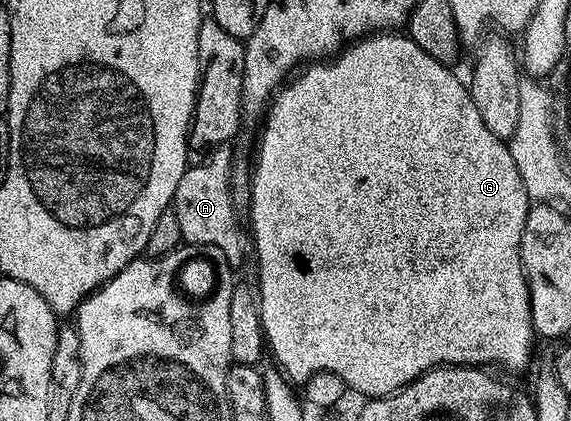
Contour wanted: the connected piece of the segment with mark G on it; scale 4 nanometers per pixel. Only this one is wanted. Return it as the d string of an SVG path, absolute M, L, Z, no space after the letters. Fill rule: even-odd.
M375 33L375 34L373 34L373 35L367 35L367 36L366 36L366 38L364 38L364 39L360 39L360 40L357 40L357 41L355 41L355 42L353 42L353 43L351 43L351 44L349 44L349 45L347 45L347 46L345 46L345 47L343 47L343 48L342 48L342 50L341 50L341 51L339 51L339 52L338 52L338 54L337 54L337 55L335 55L335 56L333 56L333 58L331 58L331 59L330 59L330 60L329 60L329 61L314 61L314 62L311 62L311 63L310 63L310 64L309 64L309 65L306 65L306 66L303 66L303 67L302 67L302 68L301 68L301 70L299 70L299 71L298 71L298 72L297 72L297 74L295 74L295 75L294 75L294 76L293 76L293 78L291 78L291 79L290 79L290 80L289 80L289 81L286 81L286 82L283 82L283 84L282 84L282 86L281 86L281 87L279 87L279 88L278 88L278 90L277 90L277 91L275 91L275 92L274 92L274 94L273 94L273 96L272 96L272 98L271 98L271 100L270 100L270 102L269 102L269 104L268 104L268 110L267 110L267 111L266 111L266 112L265 112L265 115L264 115L264 118L263 118L263 119L262 119L262 120L261 120L261 122L262 122L262 121L263 121L263 123L262 123L262 136L260 136L260 137L259 137L259 139L258 139L258 152L256 152L256 153L255 153L255 155L254 155L254 167L253 167L253 163L252 163L252 174L251 174L251 176L250 176L250 186L249 186L249 188L248 188L248 208L249 208L249 207L250 207L250 227L249 227L249 223L248 223L248 235L249 235L249 238L250 238L250 239L251 239L251 240L252 240L252 255L255 255L255 257L256 257L256 258L258 258L258 283L257 283L257 282L256 282L256 294L257 294L257 297L258 297L258 308L259 308L259 309L260 309L260 321L261 321L261 322L262 322L262 328L263 328L263 329L264 329L264 333L265 333L265 334L266 334L266 346L267 346L267 348L268 348L268 351L269 351L269 354L270 354L270 355L271 355L271 356L272 356L272 355L273 355L273 354L274 354L274 359L275 359L275 360L274 360L274 359L273 359L273 362L274 362L274 363L275 363L275 364L277 364L277 366L278 366L278 367L279 367L279 368L280 368L280 370L281 370L281 372L282 372L282 374L283 374L283 375L285 375L285 376L286 376L286 378L287 378L287 379L289 379L289 380L290 380L290 382L291 382L291 383L293 383L293 384L295 384L295 385L303 385L303 384L304 384L304 383L306 383L306 382L307 382L307 381L308 381L308 379L309 379L309 378L311 378L311 377L312 377L312 375L313 375L313 374L316 374L316 373L320 373L320 372L321 372L321 371L327 371L327 372L328 372L328 373L334 373L334 374L335 374L335 375L336 375L336 376L338 376L338 377L340 377L340 378L342 378L342 379L343 379L343 380L344 380L344 382L346 382L346 386L347 386L347 388L349 388L349 390L350 390L350 391L351 391L351 392L354 392L354 391L359 391L359 393L360 393L360 394L362 394L362 395L366 395L366 396L362 396L362 397L381 397L381 396L384 396L384 395L393 395L393 394L394 394L394 392L396 392L396 391L400 391L400 390L402 390L402 388L403 388L403 387L407 387L407 386L408 386L408 384L409 384L409 383L410 383L410 382L411 382L411 381L413 381L413 379L419 379L419 378L420 378L420 376L421 376L421 375L423 375L423 373L425 373L425 371L431 371L431 370L432 370L432 368L433 368L433 367L444 367L444 366L447 366L447 365L453 365L453 366L455 366L455 367L482 367L482 366L483 366L483 365L490 365L490 364L486 364L486 363L495 363L495 365L496 365L496 366L498 366L498 367L503 367L503 369L504 369L504 370L506 370L506 371L523 371L523 372L525 372L525 371L526 371L526 370L527 370L527 368L529 368L529 366L530 366L530 364L531 364L531 362L532 362L532 360L533 360L533 359L534 359L534 358L535 358L535 355L536 355L536 346L535 346L535 347L534 347L534 342L536 342L536 336L535 336L535 333L534 333L534 326L533 326L533 325L532 325L532 309L531 309L531 308L530 308L530 290L529 290L529 289L528 289L528 285L527 285L527 284L526 284L526 274L525 274L525 273L524 273L524 269L523 269L523 268L522 268L522 258L521 258L521 257L520 257L520 237L521 237L521 236L522 236L522 234L523 234L523 233L524 233L524 221L525 221L525 220L526 220L526 214L527 214L527 213L528 213L528 212L529 212L529 211L530 211L530 209L531 209L531 206L532 206L532 201L531 201L531 200L530 200L530 198L529 198L529 197L528 197L528 193L527 193L527 192L526 192L526 190L525 190L525 189L524 189L524 181L520 181L520 169L516 169L516 161L512 161L512 153L511 153L511 152L510 152L510 149L509 149L509 146L507 146L507 144L506 144L506 143L505 143L505 142L503 142L503 140L501 140L501 139L498 139L498 138L496 138L496 137L495 137L495 135L494 135L494 134L493 134L493 133L492 133L492 129L488 129L488 125L484 125L484 117L480 117L480 109L476 109L476 105L475 105L475 104L474 104L474 102L473 102L473 101L472 101L472 97L471 97L471 96L470 96L470 89L469 89L469 86L467 86L467 84L466 84L466 83L465 83L465 82L463 82L463 80L462 80L462 83L461 83L461 81L460 81L460 80L458 80L458 79L457 79L457 77L456 77L456 76L454 76L454 75L453 75L453 73L452 73L452 72L450 72L450 71L453 71L453 70L451 70L451 68L450 68L450 67L449 67L449 66L447 66L447 64L445 64L445 63L441 63L441 62L440 62L440 61L436 61L436 57L428 57L428 53L424 53L424 49L420 49L420 45L416 45L416 41L412 41L412 40L411 40L411 39L410 39L410 37L409 37L409 34L406 34L406 33Z

